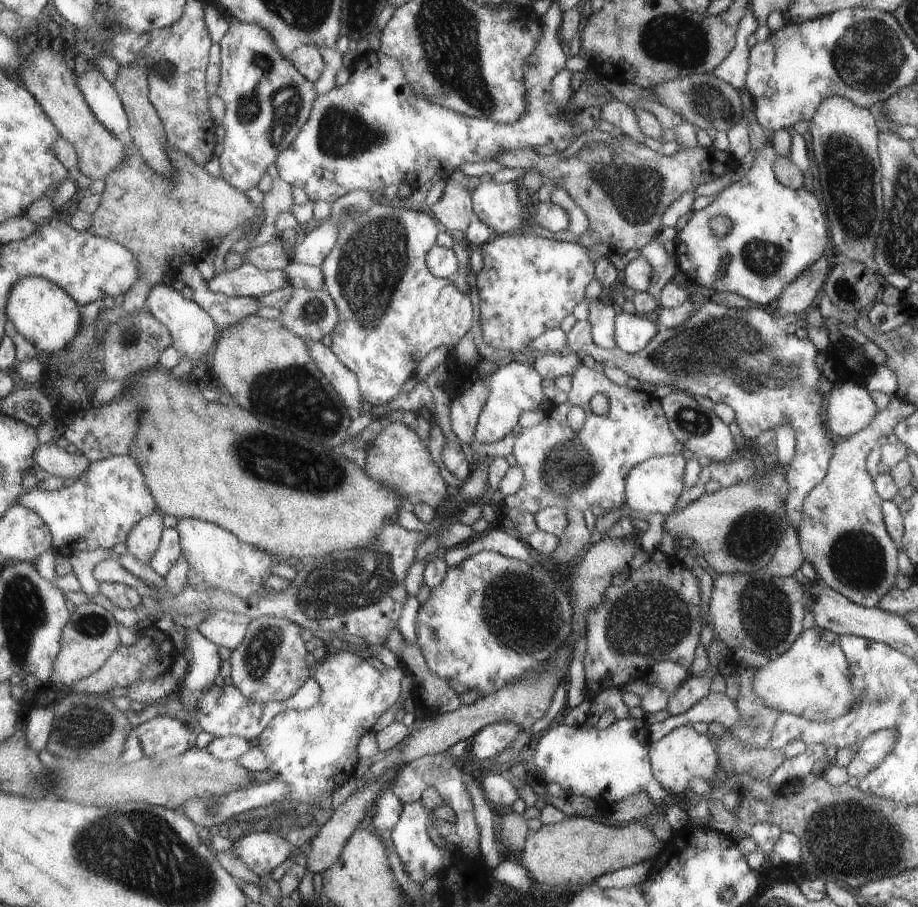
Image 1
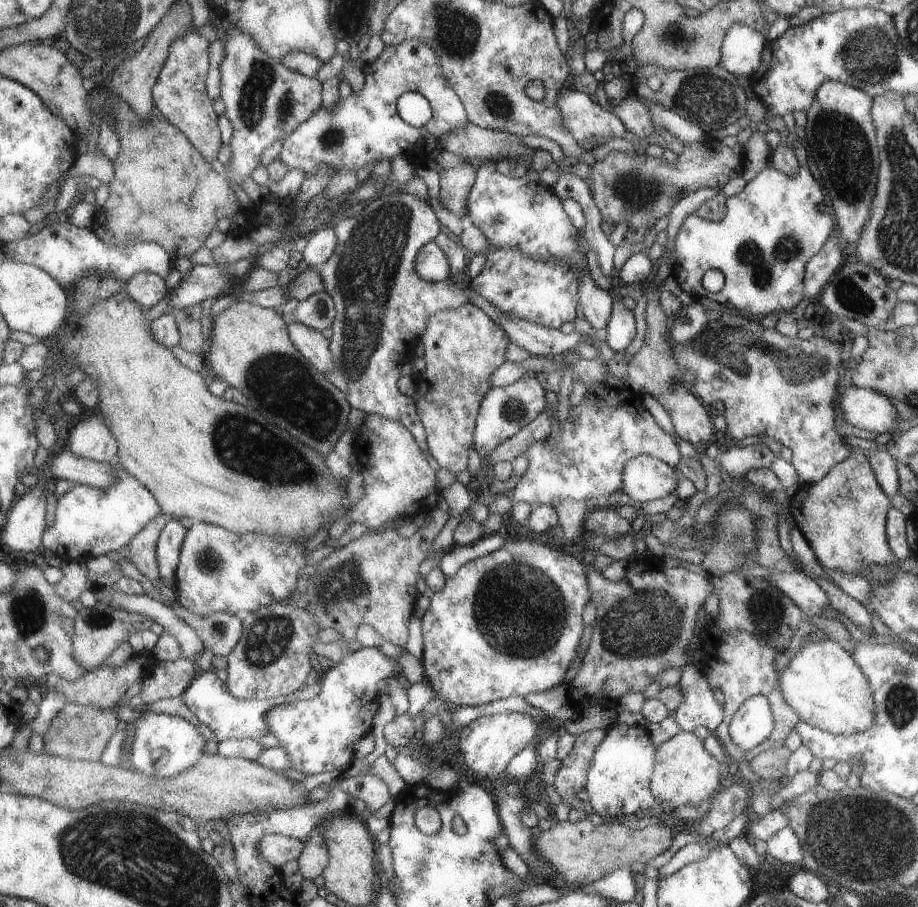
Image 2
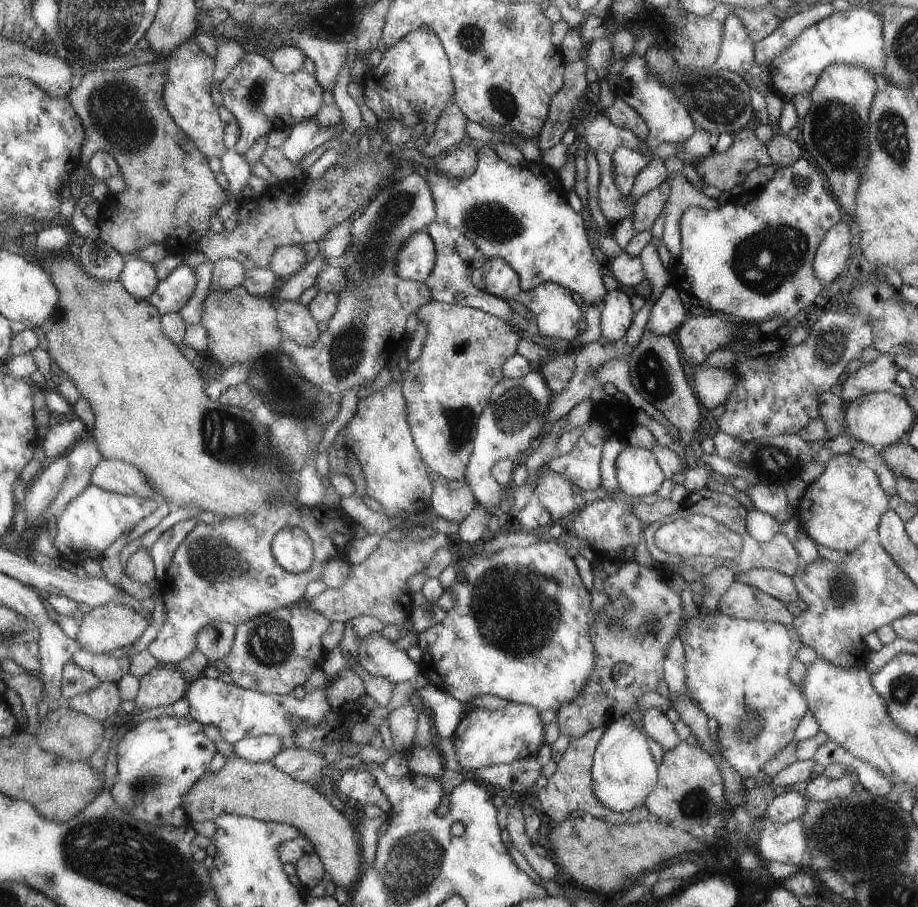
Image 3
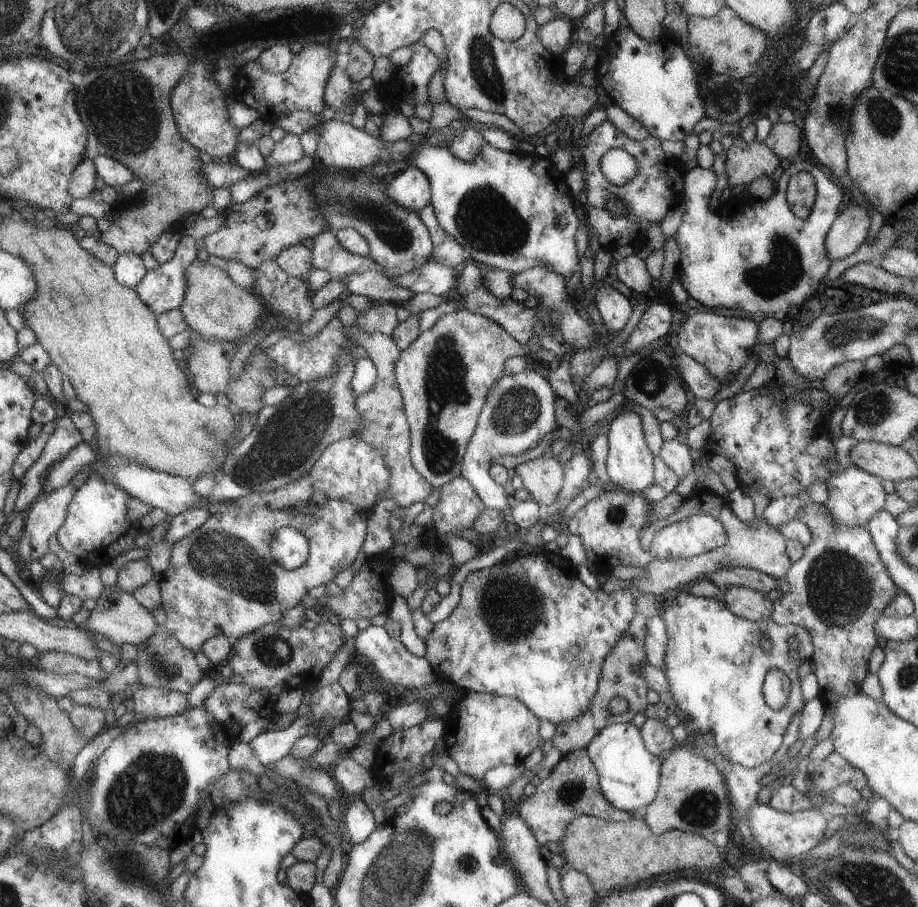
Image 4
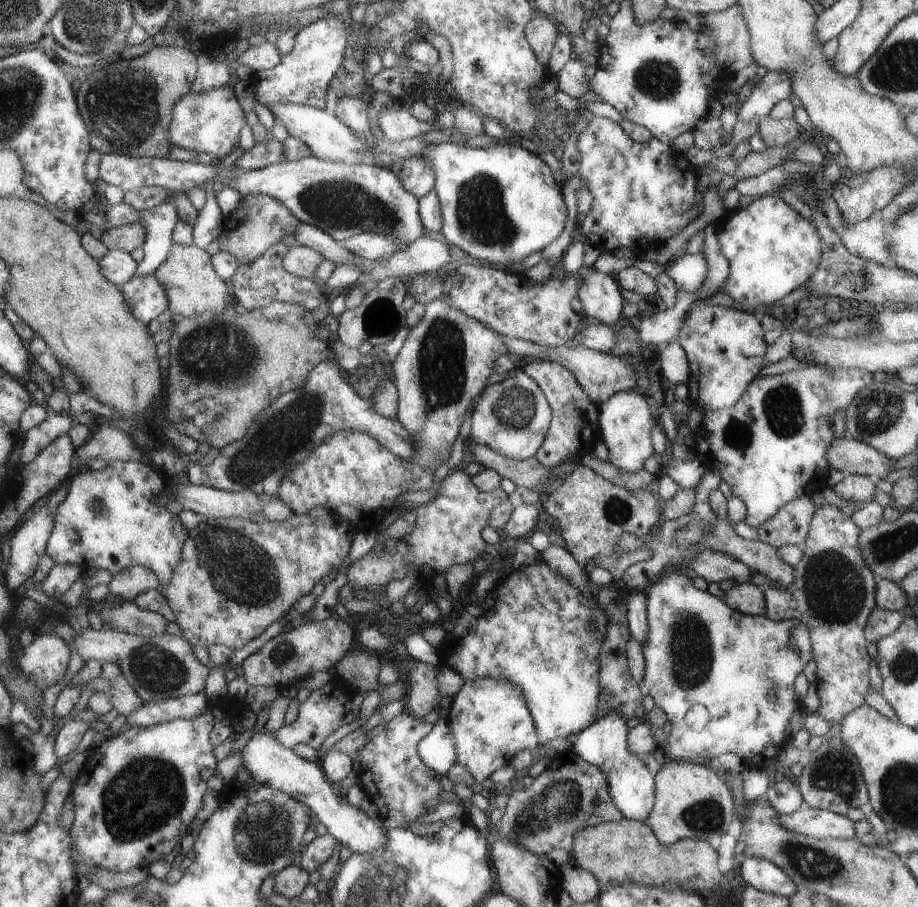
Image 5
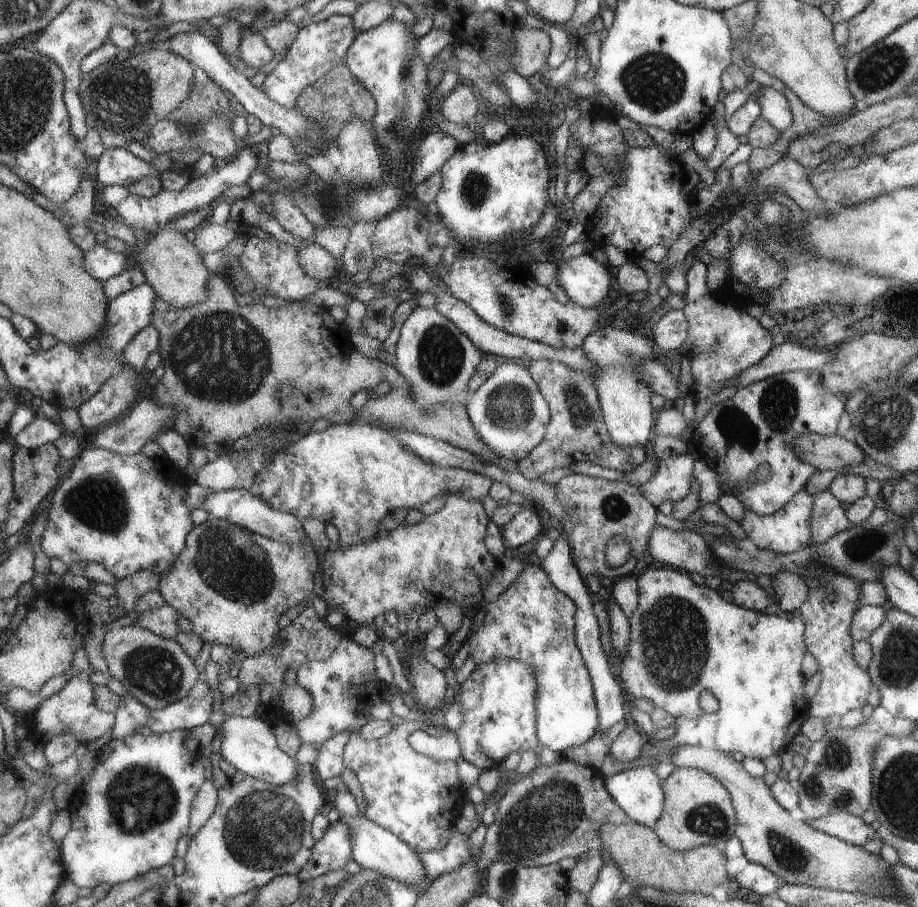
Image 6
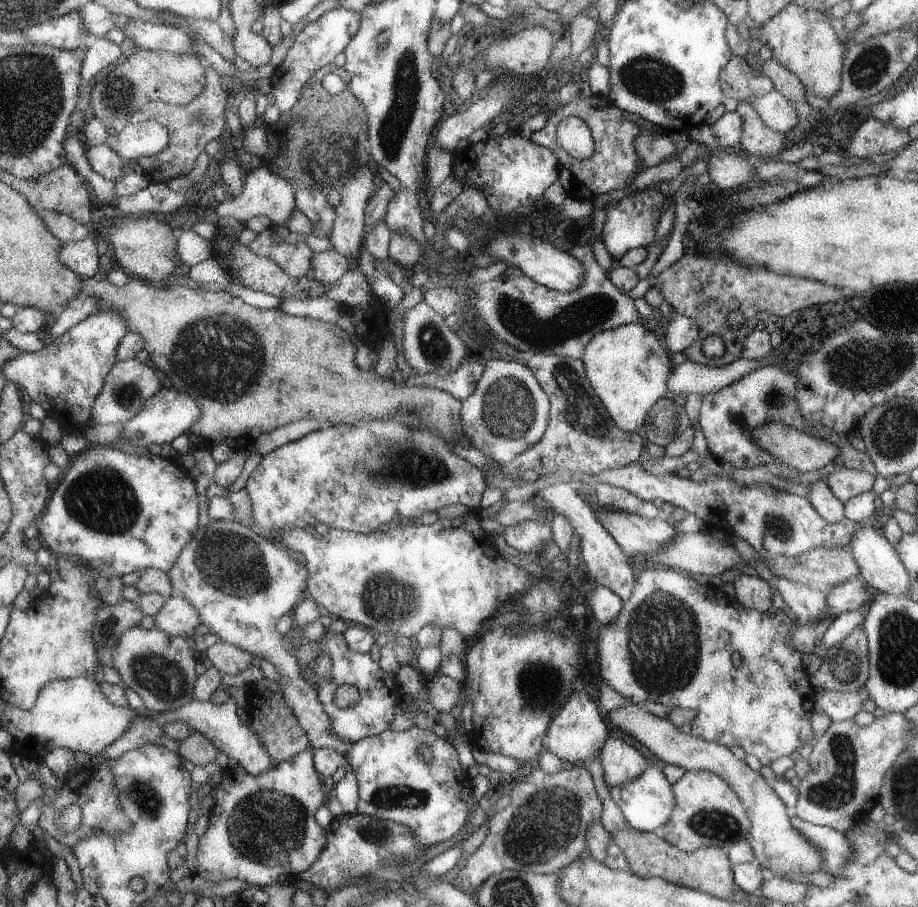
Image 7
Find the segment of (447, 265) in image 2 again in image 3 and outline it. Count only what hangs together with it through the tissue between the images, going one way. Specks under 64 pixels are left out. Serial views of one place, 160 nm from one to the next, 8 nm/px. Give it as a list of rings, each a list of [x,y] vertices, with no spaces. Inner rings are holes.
[[[427,229],[414,234],[398,252],[398,275],[401,278],[423,282],[434,269],[437,258],[433,237]]]

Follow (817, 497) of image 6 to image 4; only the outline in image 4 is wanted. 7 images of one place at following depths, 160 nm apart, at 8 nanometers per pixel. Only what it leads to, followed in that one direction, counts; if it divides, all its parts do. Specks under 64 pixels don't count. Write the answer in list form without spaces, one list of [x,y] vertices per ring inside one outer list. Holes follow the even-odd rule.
[[[813,502],[803,505],[794,520],[800,520],[807,526],[810,542],[804,547],[799,560],[787,569],[782,578],[787,582],[789,589],[781,598],[772,602],[769,620],[778,625],[797,625],[809,633],[812,644],[809,661],[813,662],[813,674],[818,684],[816,696],[820,698],[825,709],[815,732],[816,740],[820,742],[830,736],[830,730],[834,725],[832,708],[829,706],[838,698],[837,695],[847,697],[859,692],[860,684],[868,673],[869,651],[874,645],[872,626],[885,605],[895,596],[897,588],[886,574],[884,564],[865,527],[834,525],[832,518],[828,517],[827,509],[824,509],[822,504]]]

